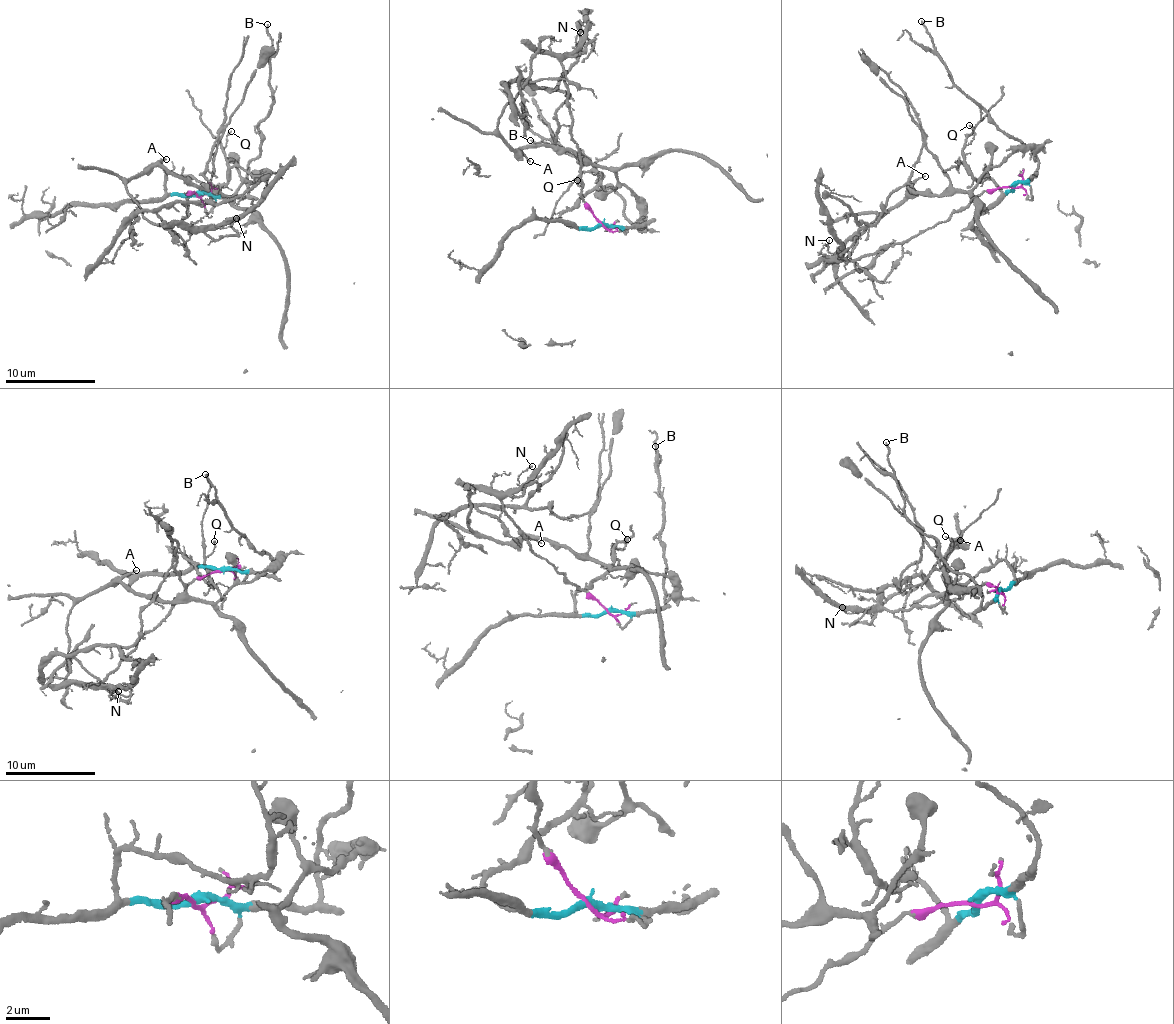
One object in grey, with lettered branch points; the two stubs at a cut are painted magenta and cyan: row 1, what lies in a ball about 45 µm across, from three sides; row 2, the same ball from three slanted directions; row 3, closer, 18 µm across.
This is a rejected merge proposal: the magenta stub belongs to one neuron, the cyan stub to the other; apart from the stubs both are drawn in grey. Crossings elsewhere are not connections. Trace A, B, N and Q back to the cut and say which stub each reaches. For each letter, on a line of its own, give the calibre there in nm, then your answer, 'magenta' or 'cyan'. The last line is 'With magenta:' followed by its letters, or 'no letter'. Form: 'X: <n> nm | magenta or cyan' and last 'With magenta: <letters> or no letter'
A: 130 nm | magenta
B: 140 nm | cyan
N: 120 nm | magenta
Q: 130 nm | cyan
With magenta: A, N

